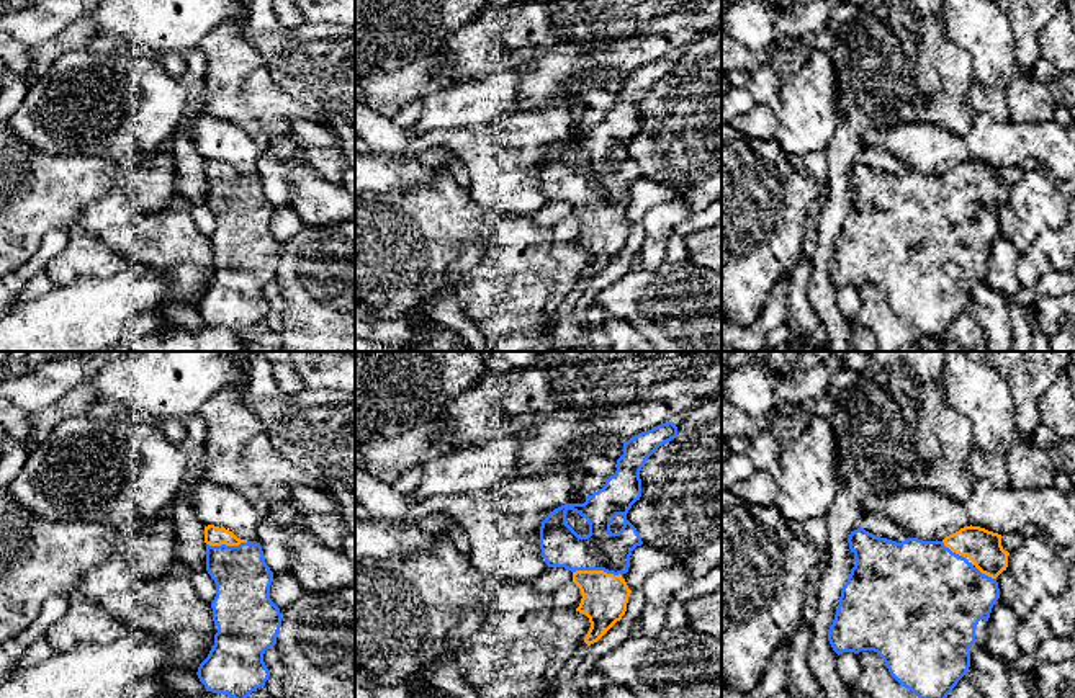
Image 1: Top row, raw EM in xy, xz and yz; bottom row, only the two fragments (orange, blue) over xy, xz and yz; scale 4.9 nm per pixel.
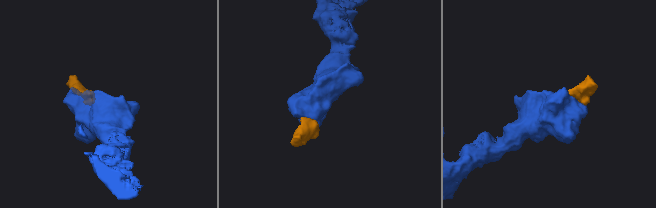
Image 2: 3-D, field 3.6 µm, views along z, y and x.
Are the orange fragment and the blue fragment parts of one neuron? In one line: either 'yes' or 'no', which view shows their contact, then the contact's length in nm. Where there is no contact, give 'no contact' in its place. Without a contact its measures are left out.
yes; contact in xz; length 220 nm

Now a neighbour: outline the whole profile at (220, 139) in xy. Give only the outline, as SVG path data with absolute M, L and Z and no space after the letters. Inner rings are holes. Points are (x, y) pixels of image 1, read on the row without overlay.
M201 113L195 121L193 142L198 154L232 165L241 173L255 170L267 147L263 136L249 136L239 126Z

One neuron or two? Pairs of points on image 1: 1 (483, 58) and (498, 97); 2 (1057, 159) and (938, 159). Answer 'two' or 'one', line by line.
1: two
2: one

